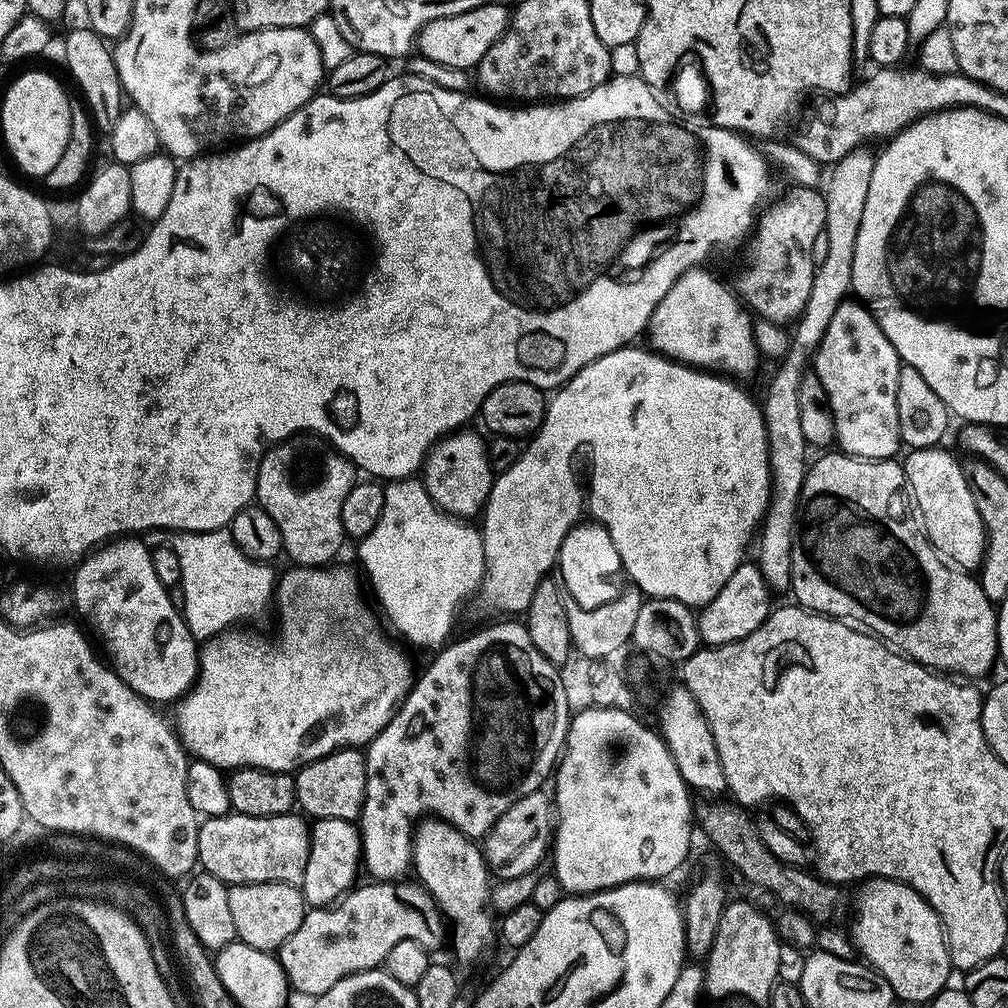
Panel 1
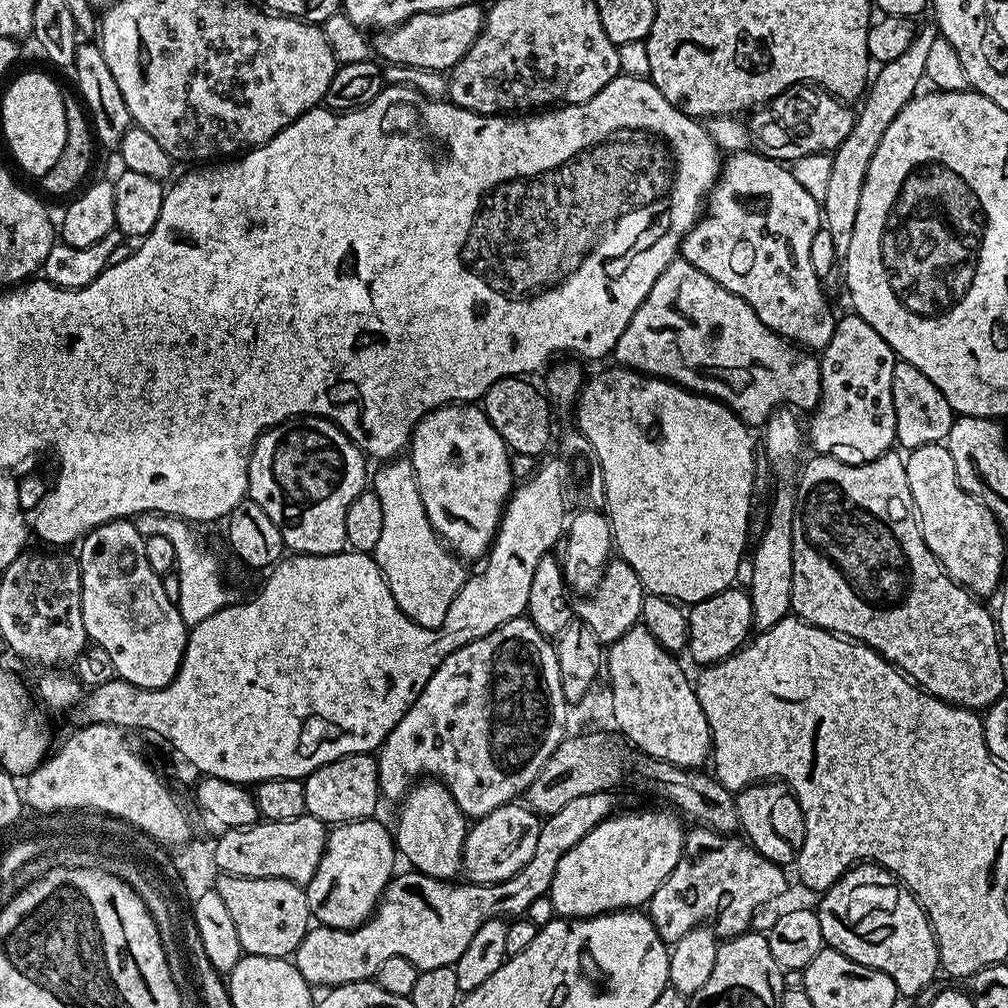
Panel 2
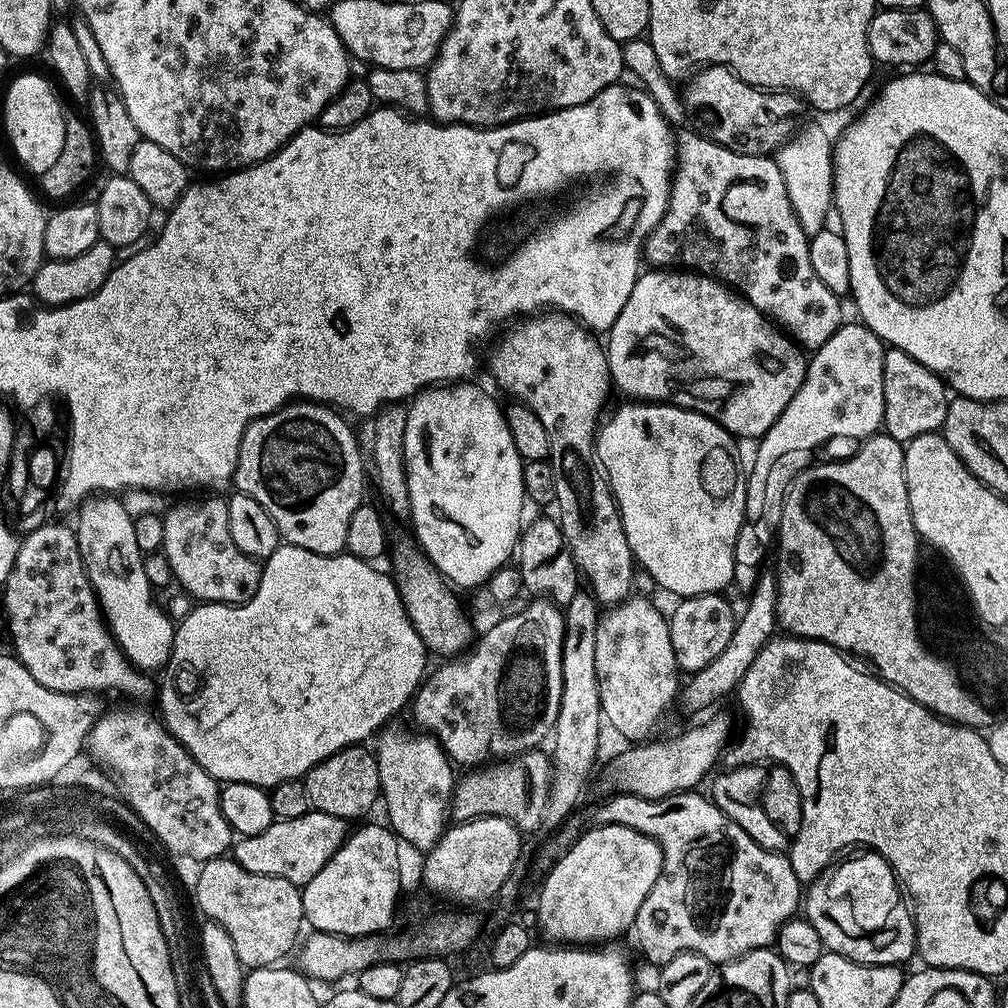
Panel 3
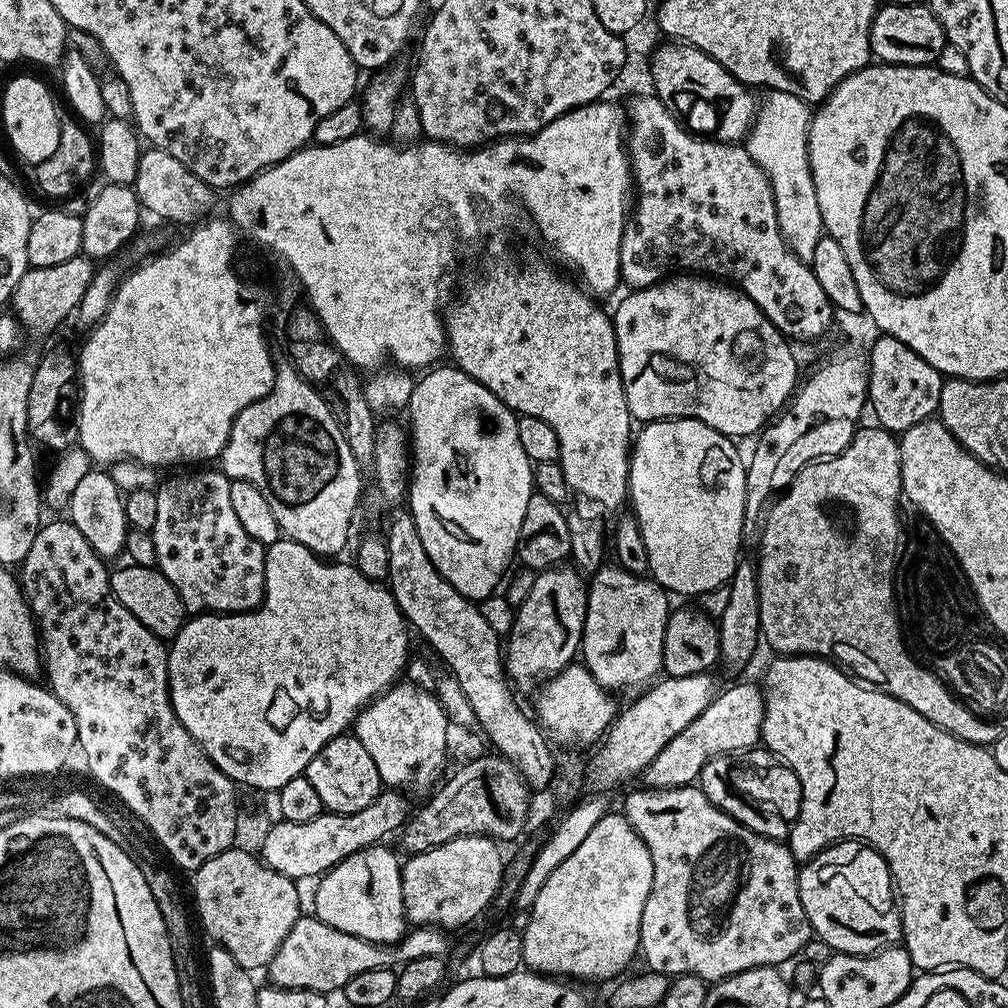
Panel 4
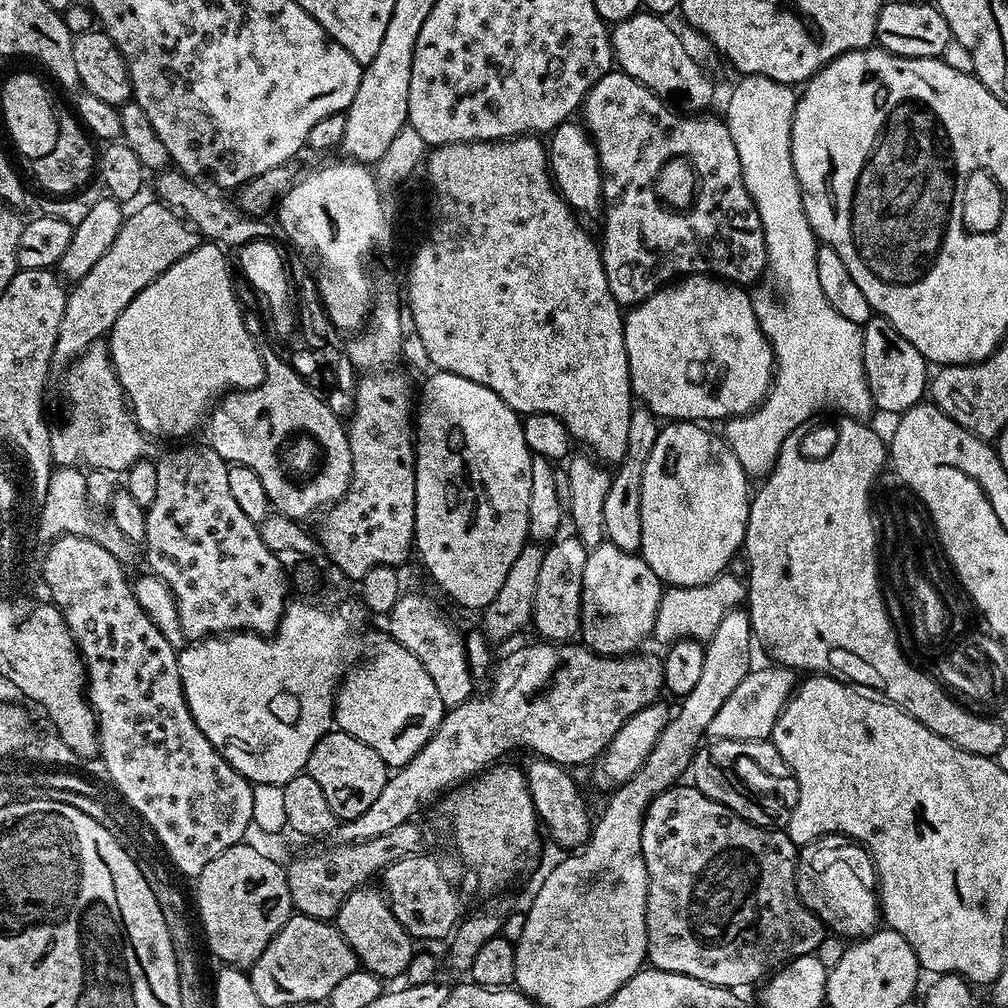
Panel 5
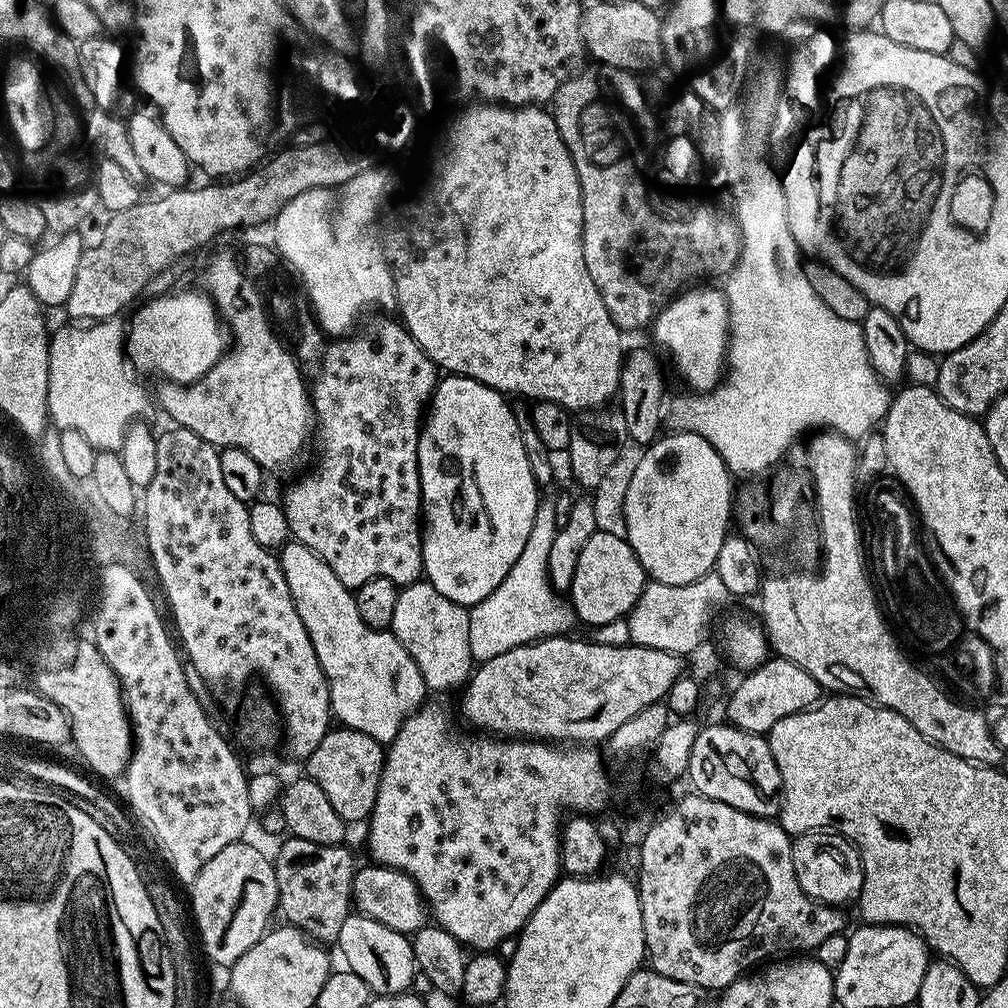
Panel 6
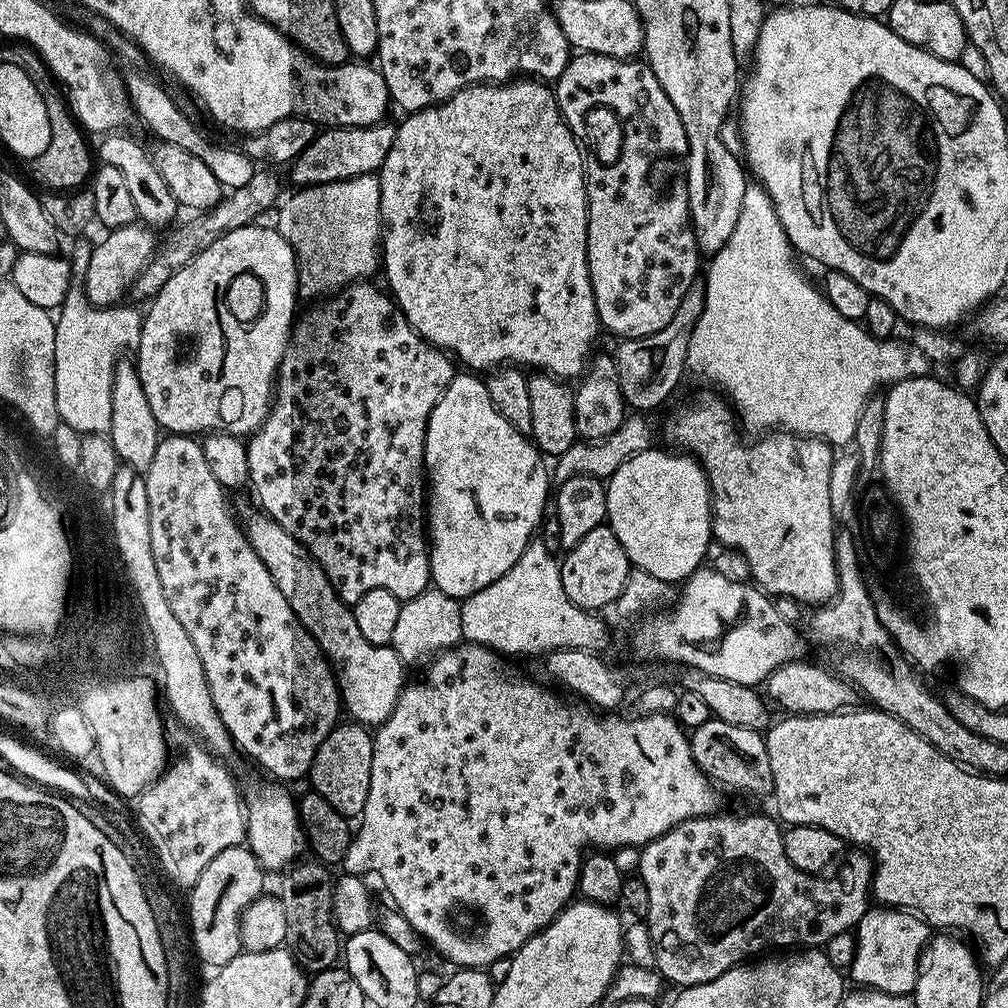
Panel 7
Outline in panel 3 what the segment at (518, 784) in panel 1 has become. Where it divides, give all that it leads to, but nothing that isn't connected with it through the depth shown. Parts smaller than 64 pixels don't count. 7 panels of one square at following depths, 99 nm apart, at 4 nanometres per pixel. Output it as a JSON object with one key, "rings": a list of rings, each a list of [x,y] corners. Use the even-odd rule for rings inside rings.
{"rings":[[[536,598],[531,602],[533,604],[526,605],[521,612],[486,629],[484,637],[481,640],[479,637],[467,654],[449,659],[436,673],[433,671],[410,705],[410,713],[416,719],[415,727],[435,736],[453,765],[484,766],[490,758],[522,756],[539,749],[543,745],[540,743],[553,735],[563,692],[565,613],[561,605],[553,604],[547,598]]]}

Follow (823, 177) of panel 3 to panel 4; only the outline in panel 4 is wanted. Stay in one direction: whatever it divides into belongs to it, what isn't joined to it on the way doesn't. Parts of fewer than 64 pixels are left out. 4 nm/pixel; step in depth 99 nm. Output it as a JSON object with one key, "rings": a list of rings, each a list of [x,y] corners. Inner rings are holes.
{"rings":[[[769,91],[765,96],[768,97],[761,99],[756,109],[756,118],[746,137],[746,147],[750,158],[754,158],[754,162],[758,162],[761,170],[767,173],[772,156],[776,156],[776,160],[784,160],[784,156],[792,152],[792,188],[788,188],[788,192],[774,192],[774,206],[778,214],[778,226],[788,249],[798,259],[811,262],[814,246],[818,246],[821,236],[825,235],[822,210],[818,210],[818,194],[814,190],[808,157],[808,131],[814,112],[808,103],[794,94]],[[784,140],[792,140],[792,148],[784,148]],[[764,144],[768,144],[768,148],[764,148]]]}

